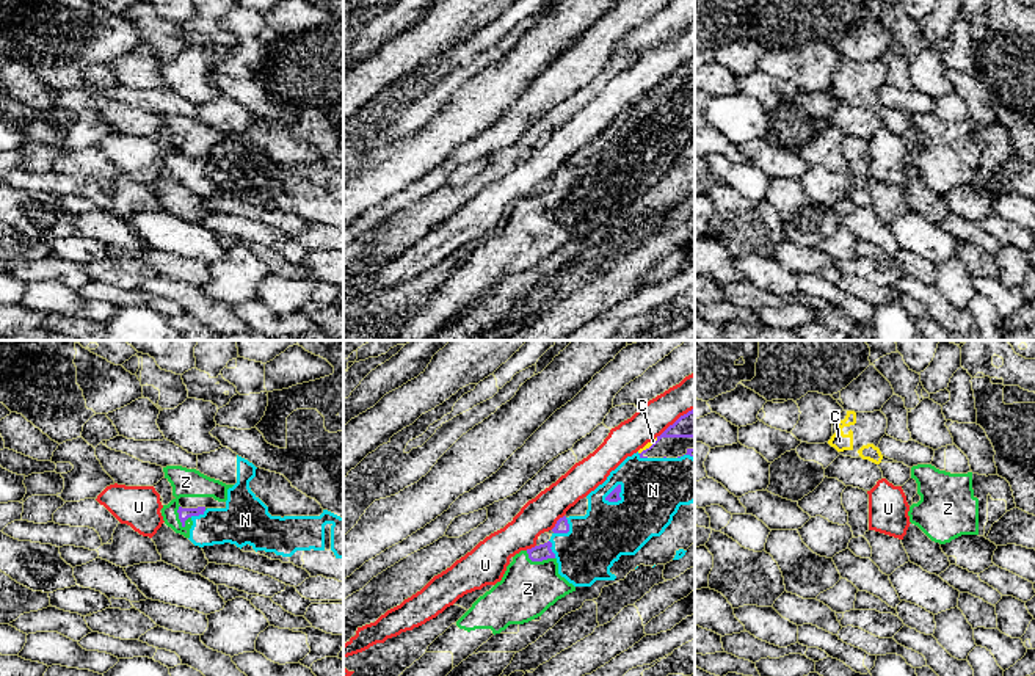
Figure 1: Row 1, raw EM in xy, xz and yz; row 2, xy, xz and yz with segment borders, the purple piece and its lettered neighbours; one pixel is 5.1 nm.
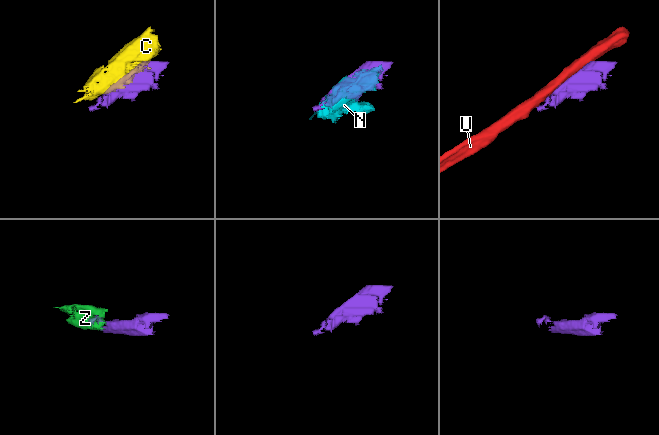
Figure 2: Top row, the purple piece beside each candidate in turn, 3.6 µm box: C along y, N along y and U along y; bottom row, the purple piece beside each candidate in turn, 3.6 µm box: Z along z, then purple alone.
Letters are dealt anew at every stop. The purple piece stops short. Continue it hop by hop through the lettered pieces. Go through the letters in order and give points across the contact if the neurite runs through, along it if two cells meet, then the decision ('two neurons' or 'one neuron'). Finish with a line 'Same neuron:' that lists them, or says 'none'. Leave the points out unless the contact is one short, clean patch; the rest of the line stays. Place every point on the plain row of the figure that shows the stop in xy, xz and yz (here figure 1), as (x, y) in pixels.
C: border along xz (657, 87), (639, 102); two neurons
N: two neurons
U: two neurons
Z: runs through xy (184, 162), (179, 165), (176, 148), (185, 130); one neuron
Same neuron: Z

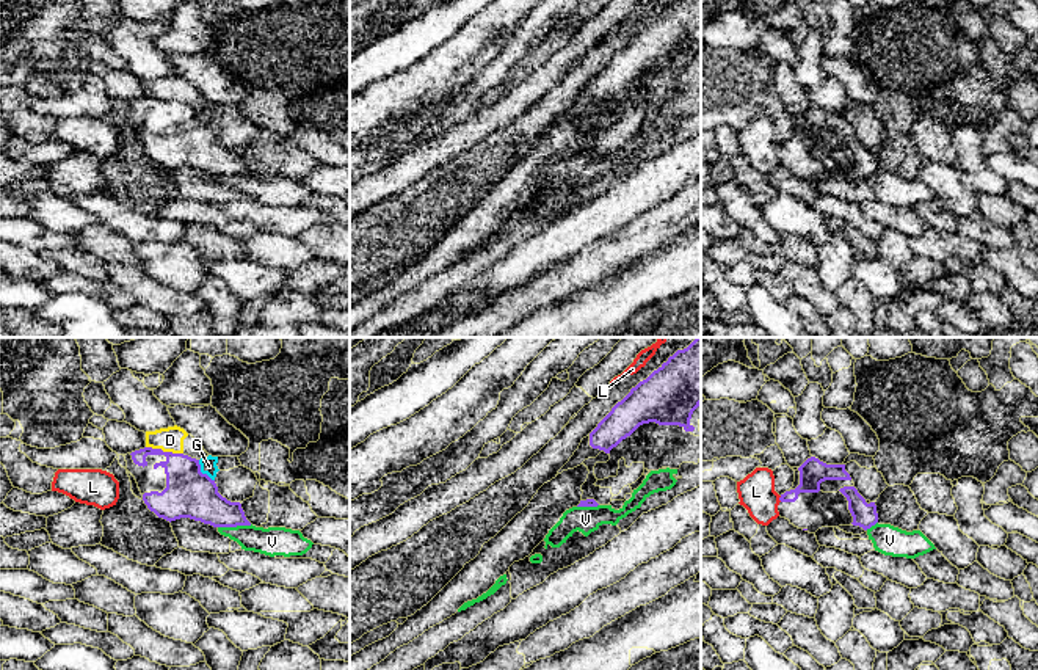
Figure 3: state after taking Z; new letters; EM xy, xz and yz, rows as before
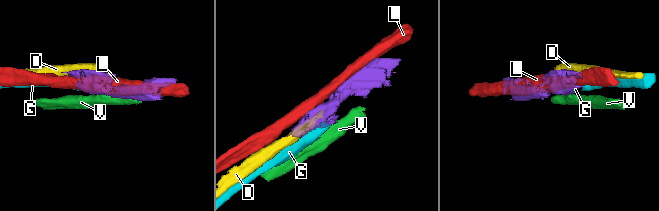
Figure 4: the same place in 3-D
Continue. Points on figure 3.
D: two neurons
G: two neurons
L: two neurons
V: border along xy (251, 173), (218, 176); two neurons
Same neuron: none

